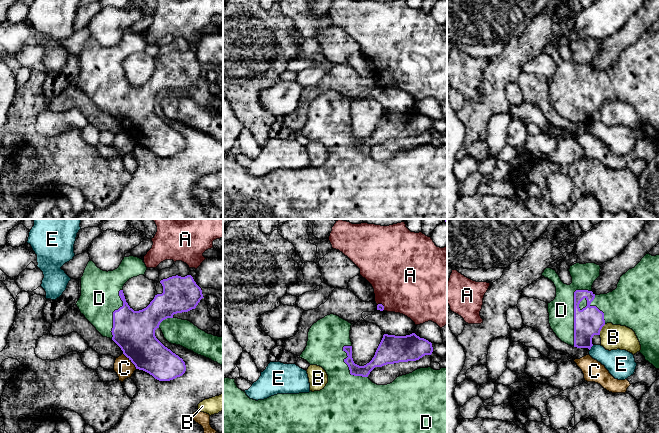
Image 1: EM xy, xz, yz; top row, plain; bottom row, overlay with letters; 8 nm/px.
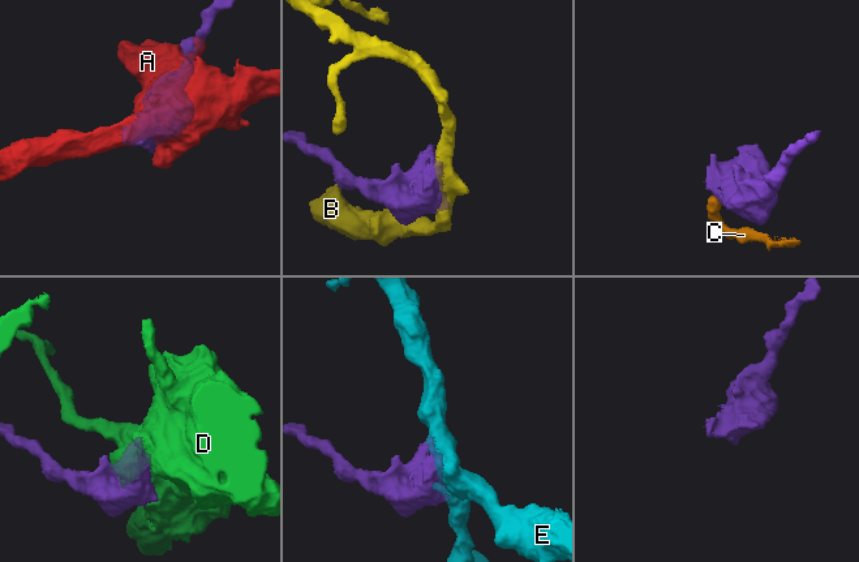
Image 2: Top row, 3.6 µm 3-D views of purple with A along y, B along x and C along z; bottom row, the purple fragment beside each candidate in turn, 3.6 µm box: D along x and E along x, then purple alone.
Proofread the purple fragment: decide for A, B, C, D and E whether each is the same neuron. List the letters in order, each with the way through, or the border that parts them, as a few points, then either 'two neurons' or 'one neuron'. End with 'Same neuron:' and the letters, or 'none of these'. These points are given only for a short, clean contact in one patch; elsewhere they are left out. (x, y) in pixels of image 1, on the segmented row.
A: two neurons
B: two neurons
C: border xy (123, 353), (136, 368); two neurons
D: one neuron
E: border yz (593, 345), (589, 349); two neurons
Same neuron: D

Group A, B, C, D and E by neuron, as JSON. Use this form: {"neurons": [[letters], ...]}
{"neurons": [["A"], ["B"], ["C"], ["D"], ["E"]]}

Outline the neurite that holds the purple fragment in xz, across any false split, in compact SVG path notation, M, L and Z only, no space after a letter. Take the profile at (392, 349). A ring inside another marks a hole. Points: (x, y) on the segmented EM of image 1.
M330 314L309 329L307 346L300 358L326 371L328 383L320 391L277 394L256 401L237 387L235 379L223 378L223 433L447 433L447 368L420 368L397 377L387 385L377 385L368 378L375 367L416 361L431 355L432 343L415 333L406 336L384 334L372 360L359 366L352 358L351 325L339 316Z

